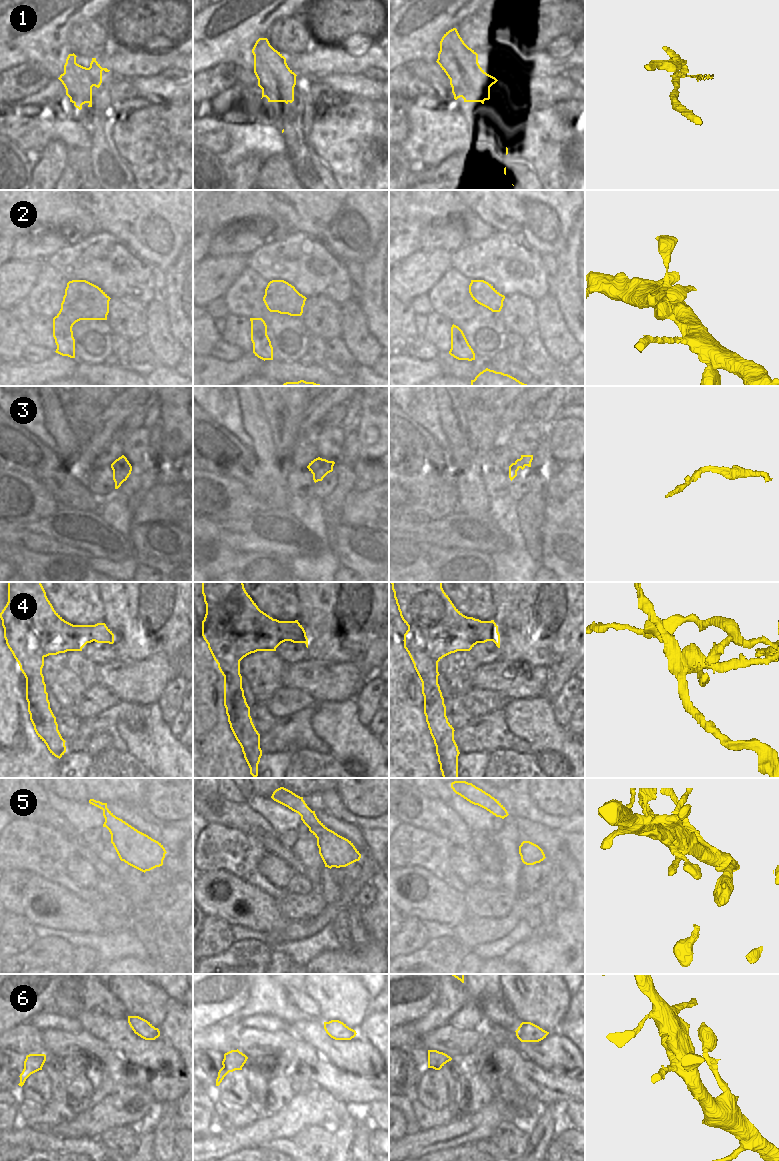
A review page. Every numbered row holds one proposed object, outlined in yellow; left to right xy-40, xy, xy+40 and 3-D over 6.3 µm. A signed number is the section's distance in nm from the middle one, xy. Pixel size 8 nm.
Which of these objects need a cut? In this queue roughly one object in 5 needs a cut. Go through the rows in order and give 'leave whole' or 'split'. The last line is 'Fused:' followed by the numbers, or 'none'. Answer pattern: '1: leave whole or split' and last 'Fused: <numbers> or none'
1: split
2: leave whole
3: leave whole
4: split
5: leave whole
6: leave whole
Fused: 1, 4

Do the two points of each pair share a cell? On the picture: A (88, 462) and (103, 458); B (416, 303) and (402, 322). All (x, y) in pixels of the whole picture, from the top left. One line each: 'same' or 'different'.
A: different
B: different

